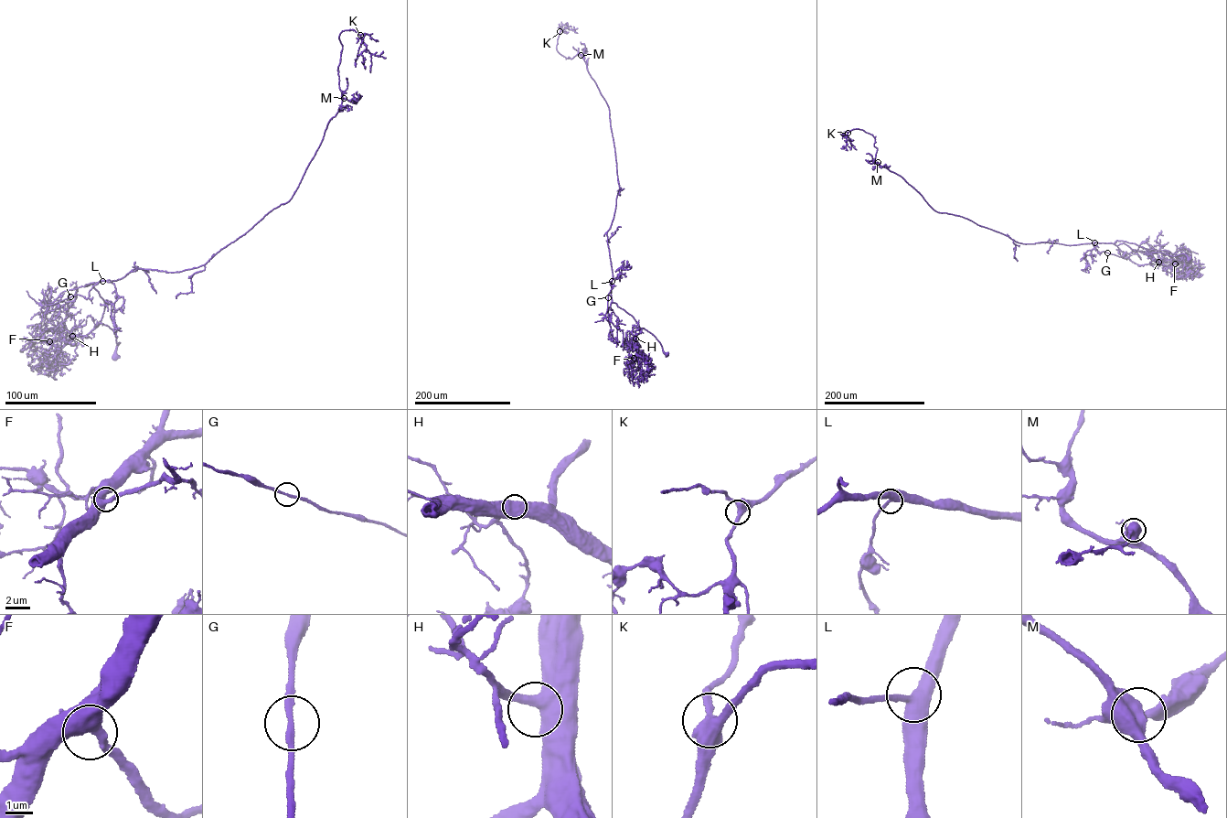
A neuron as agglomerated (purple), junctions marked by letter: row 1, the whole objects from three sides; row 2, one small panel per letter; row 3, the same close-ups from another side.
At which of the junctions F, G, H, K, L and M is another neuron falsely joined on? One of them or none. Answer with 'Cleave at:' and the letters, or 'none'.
Cleave at: none

